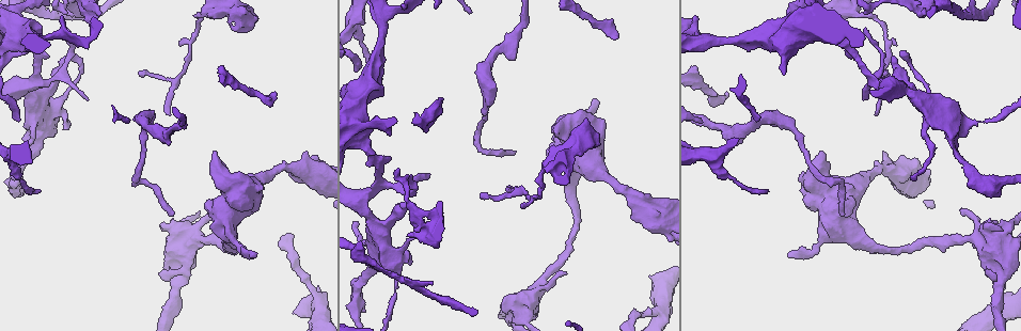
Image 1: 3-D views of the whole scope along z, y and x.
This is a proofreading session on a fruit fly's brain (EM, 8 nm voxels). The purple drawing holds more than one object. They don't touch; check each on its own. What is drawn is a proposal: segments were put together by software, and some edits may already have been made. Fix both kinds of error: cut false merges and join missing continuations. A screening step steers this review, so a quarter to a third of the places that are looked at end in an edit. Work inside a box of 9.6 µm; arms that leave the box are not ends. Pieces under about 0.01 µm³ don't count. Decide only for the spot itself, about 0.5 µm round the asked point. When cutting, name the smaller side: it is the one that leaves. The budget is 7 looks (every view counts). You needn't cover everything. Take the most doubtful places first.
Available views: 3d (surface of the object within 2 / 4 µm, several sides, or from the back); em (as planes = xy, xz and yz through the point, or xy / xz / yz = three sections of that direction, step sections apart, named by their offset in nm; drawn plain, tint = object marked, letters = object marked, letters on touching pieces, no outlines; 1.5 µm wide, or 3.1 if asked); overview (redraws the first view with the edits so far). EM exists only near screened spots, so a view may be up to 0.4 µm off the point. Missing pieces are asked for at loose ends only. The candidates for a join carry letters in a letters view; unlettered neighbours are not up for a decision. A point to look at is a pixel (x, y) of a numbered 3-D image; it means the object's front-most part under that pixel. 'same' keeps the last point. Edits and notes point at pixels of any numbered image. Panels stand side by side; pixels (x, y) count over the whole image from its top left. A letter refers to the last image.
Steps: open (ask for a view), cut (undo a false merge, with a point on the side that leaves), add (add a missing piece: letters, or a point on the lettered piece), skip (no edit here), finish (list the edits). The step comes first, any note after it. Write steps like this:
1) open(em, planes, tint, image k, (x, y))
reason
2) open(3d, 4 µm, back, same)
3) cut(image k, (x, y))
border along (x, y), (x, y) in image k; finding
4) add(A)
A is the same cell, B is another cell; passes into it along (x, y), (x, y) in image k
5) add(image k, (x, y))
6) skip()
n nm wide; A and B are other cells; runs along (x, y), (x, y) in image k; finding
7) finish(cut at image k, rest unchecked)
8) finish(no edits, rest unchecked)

open(em, planes, letters, image 1, (513, 153))
thin end

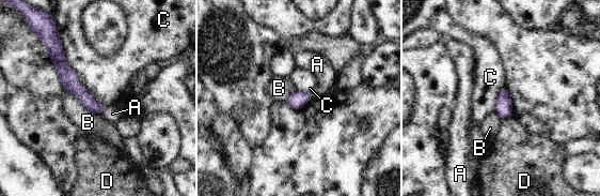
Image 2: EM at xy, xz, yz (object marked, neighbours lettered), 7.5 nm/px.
skip()
C touches over 650 nm; A, B, C and D are other cells; none of them fits

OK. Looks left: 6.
open(3d, 2 µm, image 1, (13, 179))
free end

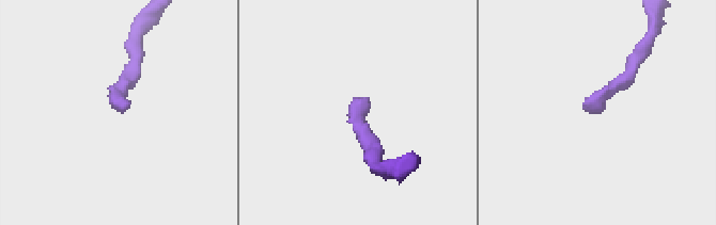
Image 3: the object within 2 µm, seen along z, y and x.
open(em, yz, step 4, letters, image 3, (362, 100))

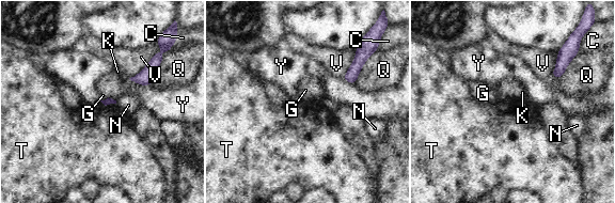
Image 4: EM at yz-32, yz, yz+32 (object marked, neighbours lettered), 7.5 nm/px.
skip()
C, G, K, N, Q, T, V and Y are other cells; border along (128, 78), (138, 83), (150, 86) in image 4; no lettered piece goes on from it

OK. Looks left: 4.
open(em, xy, step 4, letters, image 1, (567, 273))
free end

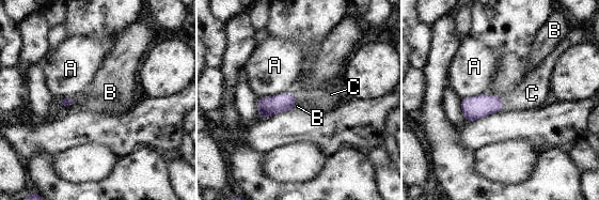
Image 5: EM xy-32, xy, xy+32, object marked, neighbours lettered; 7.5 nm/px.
open(em, xz, step 4, letters, same)

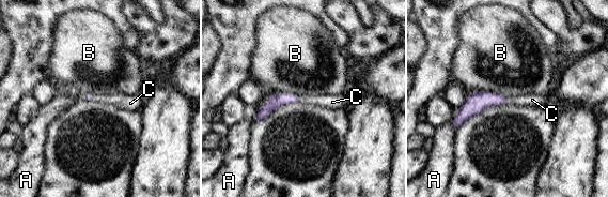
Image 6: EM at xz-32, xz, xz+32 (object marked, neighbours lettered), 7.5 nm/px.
add(C)
A touches over 280 nm; C is the same cell, A and B are other cells; passes into it along (476, 102), (507, 100), (532, 100) in image 6; it goes on there

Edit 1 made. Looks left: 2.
finish(add at image 6, rest unchecked)

